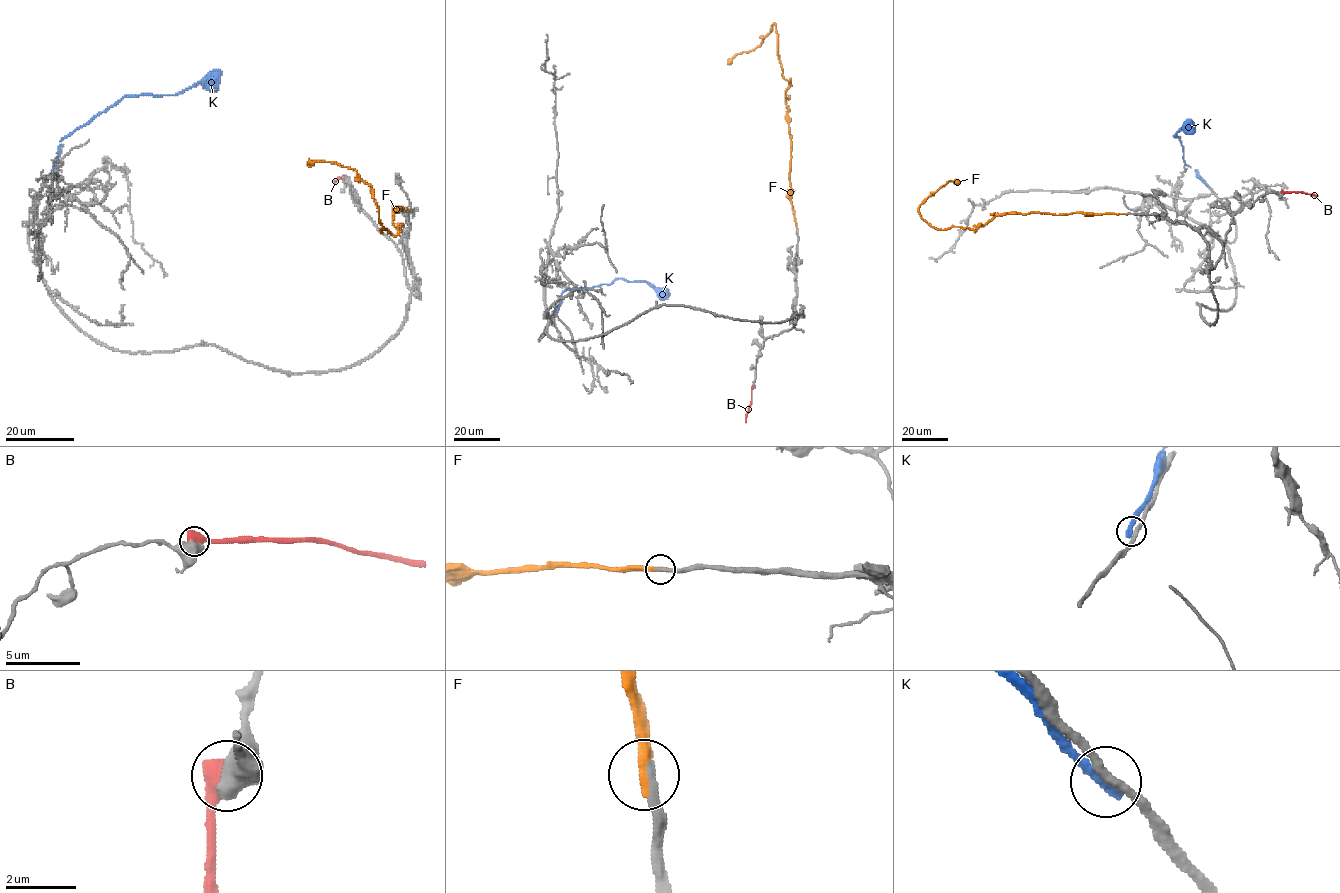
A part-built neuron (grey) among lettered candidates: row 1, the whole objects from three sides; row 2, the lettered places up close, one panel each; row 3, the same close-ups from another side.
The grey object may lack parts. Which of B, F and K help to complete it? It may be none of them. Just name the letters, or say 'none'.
F

